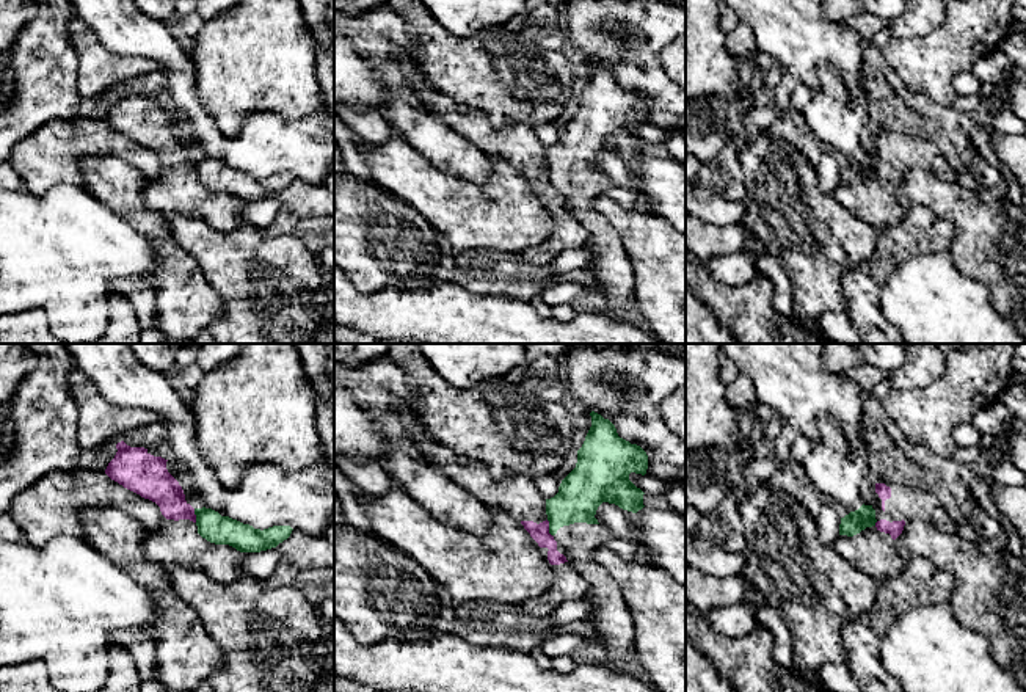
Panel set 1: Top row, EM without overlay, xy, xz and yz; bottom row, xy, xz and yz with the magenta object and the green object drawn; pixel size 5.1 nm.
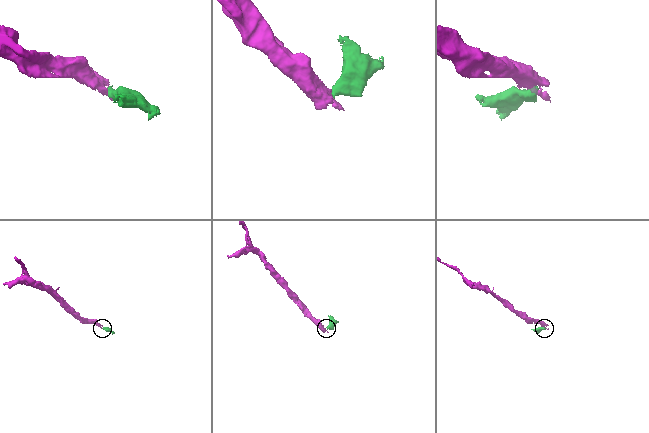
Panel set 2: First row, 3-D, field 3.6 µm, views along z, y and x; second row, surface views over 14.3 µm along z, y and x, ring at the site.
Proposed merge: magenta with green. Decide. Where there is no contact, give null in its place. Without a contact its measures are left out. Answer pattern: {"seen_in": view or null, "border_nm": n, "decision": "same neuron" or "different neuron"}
{"seen_in": "xz", "border_nm": 90, "decision": "different neuron"}

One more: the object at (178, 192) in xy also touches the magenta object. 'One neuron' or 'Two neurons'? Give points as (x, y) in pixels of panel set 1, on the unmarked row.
One neuron

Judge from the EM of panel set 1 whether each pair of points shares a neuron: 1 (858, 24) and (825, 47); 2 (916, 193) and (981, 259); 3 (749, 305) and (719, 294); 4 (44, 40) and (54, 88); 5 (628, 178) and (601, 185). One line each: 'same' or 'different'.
1: different
2: same
3: same
4: same
5: different

